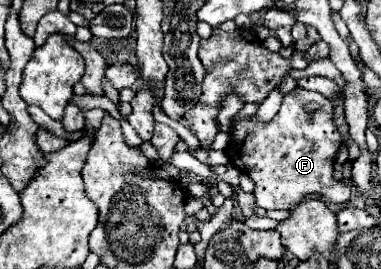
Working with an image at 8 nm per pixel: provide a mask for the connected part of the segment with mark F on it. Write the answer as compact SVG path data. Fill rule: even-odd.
M294 88L290 94L284 96L282 108L280 112L274 116L272 122L262 124L256 118L238 118L234 120L232 126L232 142L228 146L228 152L232 156L232 164L246 176L250 176L256 184L254 196L256 196L256 204L264 210L292 210L306 194L318 194L328 202L334 204L346 204L350 200L350 188L344 182L334 180L332 170L334 170L334 160L336 154L342 146L340 140L340 132L336 130L334 122L332 122L332 102L328 98L324 98L318 92L310 92L304 88ZM308 102L318 102L320 108L318 112L314 112L314 116L310 116L306 112L306 104Z

